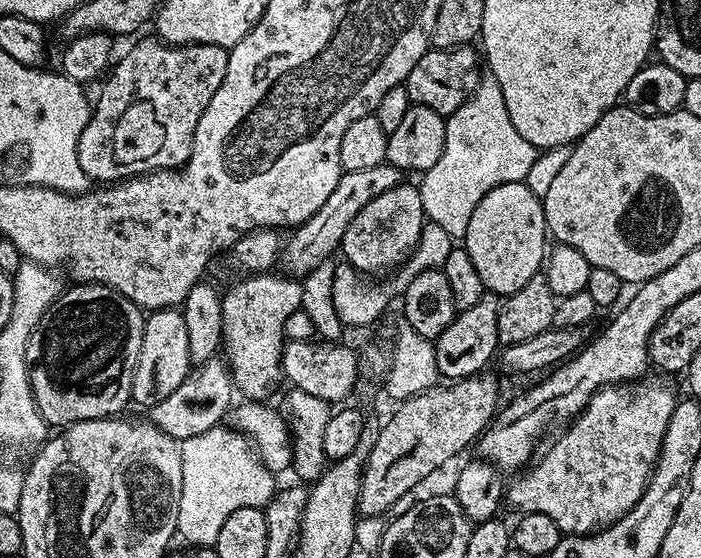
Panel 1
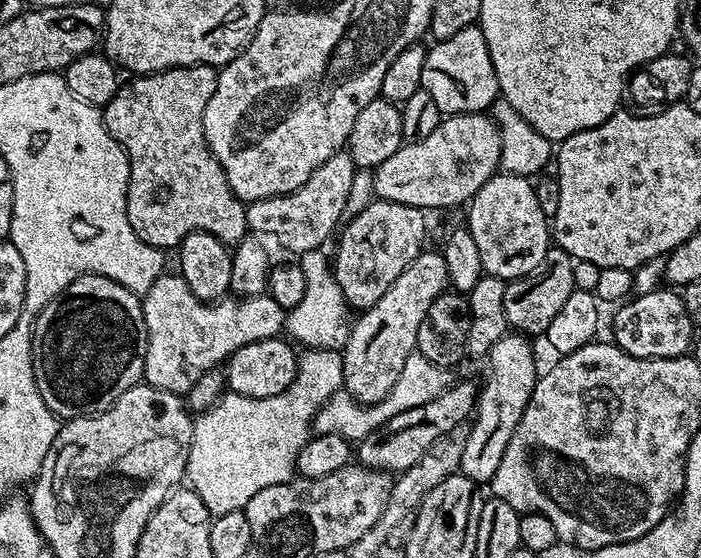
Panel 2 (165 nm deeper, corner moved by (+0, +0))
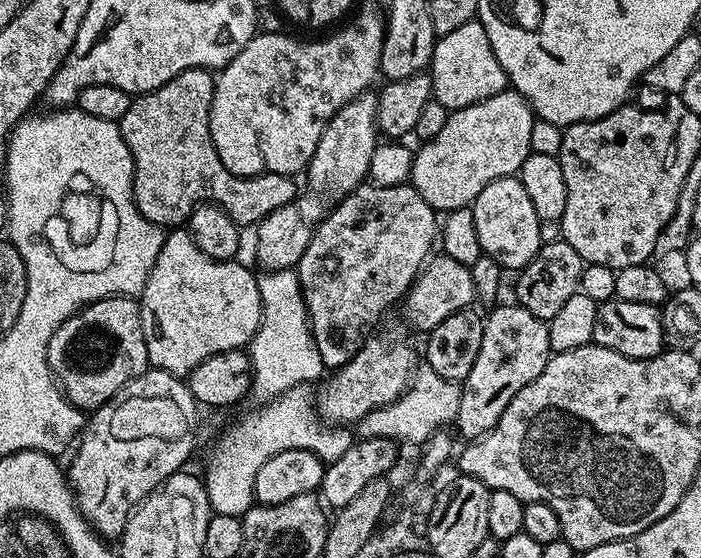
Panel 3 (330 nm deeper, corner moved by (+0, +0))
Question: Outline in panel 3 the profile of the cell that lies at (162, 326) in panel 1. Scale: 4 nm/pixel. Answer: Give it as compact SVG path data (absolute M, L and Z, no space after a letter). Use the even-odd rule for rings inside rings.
M172 230L165 235L154 270L150 270L150 278L146 278L146 286L138 297L146 354L153 369L186 378L194 366L206 362L206 358L251 345L254 334L261 327L262 298L258 294L257 273L240 263L239 259L215 260L202 254L186 230Z

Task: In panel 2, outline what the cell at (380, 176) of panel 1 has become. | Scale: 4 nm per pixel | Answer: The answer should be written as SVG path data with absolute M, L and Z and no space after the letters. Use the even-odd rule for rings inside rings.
M463 112L461 116L444 116L438 130L421 140L401 144L386 162L372 172L376 196L381 200L414 206L421 210L428 208L452 208L455 204L467 205L473 194L492 176L497 175L502 154L502 138L491 115L482 112Z

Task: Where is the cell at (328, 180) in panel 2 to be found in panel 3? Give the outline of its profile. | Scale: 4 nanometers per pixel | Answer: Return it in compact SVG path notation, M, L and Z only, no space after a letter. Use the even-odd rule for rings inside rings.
M369 90L354 97L322 130L322 138L318 138L318 150L314 150L311 162L306 169L306 177L312 183L311 191L316 194L325 192L328 196L343 198L359 188L368 180L370 158L378 143L376 127L377 93Z

